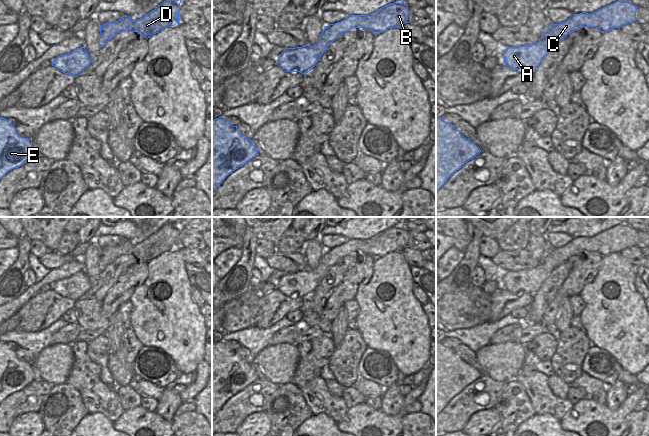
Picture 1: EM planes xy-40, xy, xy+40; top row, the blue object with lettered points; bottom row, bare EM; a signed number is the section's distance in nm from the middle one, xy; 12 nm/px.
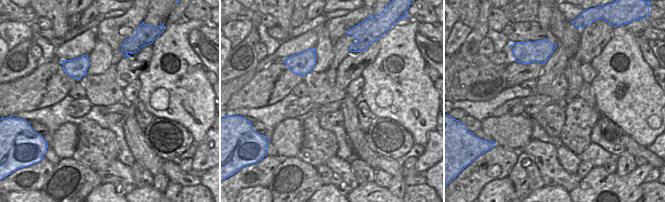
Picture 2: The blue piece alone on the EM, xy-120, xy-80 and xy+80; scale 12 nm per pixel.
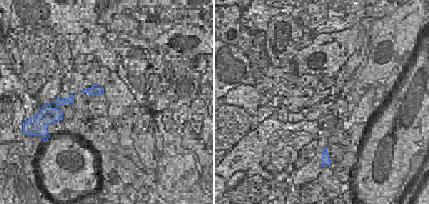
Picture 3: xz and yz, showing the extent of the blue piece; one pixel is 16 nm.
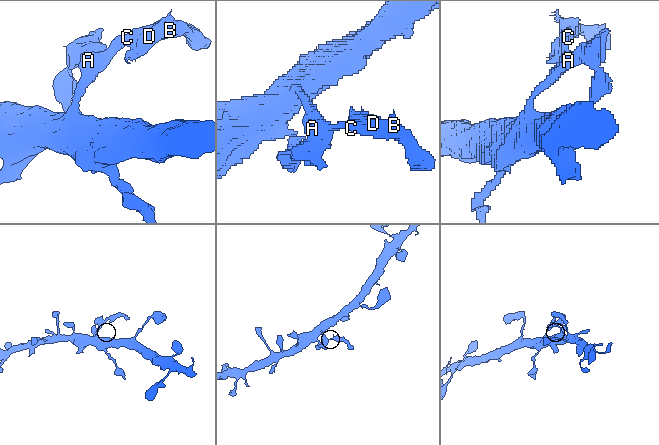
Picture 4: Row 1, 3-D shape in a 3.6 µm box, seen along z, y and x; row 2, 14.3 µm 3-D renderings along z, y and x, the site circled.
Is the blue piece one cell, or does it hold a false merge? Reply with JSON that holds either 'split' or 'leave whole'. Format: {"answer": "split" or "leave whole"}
{"answer": "split"}

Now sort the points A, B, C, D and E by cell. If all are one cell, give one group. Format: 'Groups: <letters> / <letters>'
Groups: A E / B C D

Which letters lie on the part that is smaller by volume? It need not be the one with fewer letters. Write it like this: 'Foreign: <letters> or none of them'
Foreign: B, C, D

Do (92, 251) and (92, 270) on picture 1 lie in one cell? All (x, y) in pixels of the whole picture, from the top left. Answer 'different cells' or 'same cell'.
same cell

